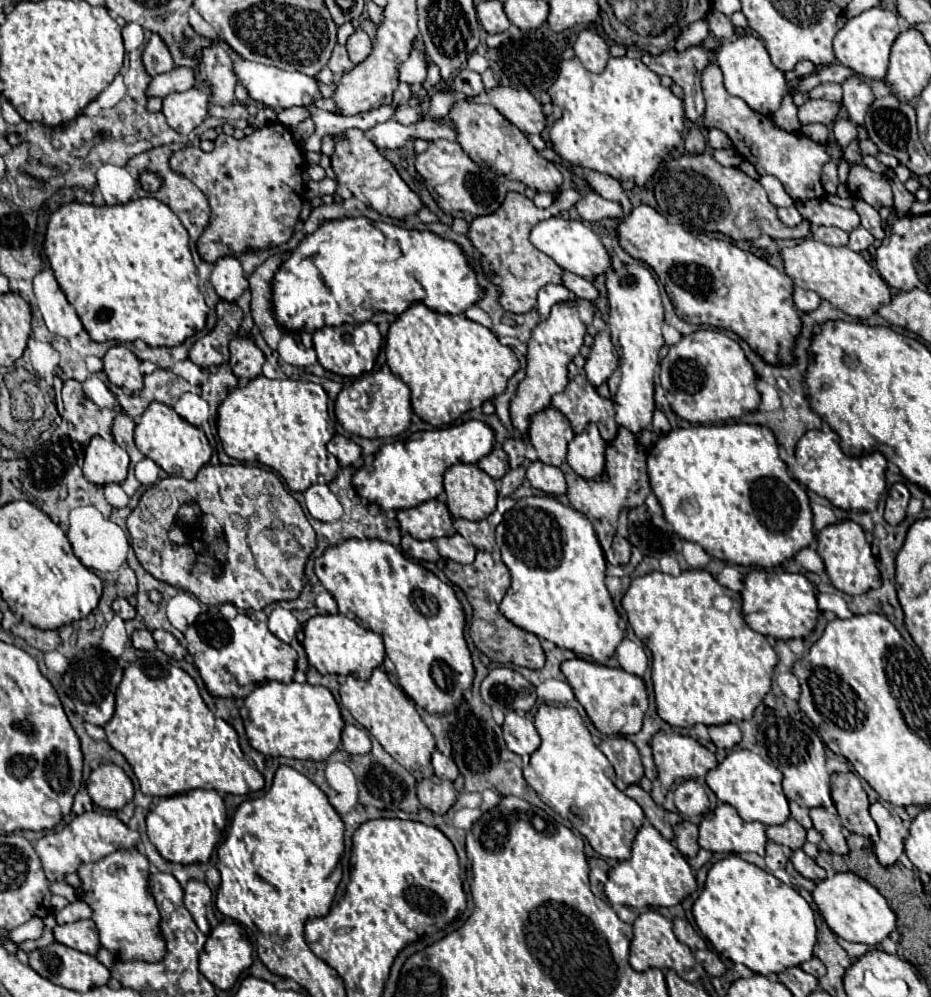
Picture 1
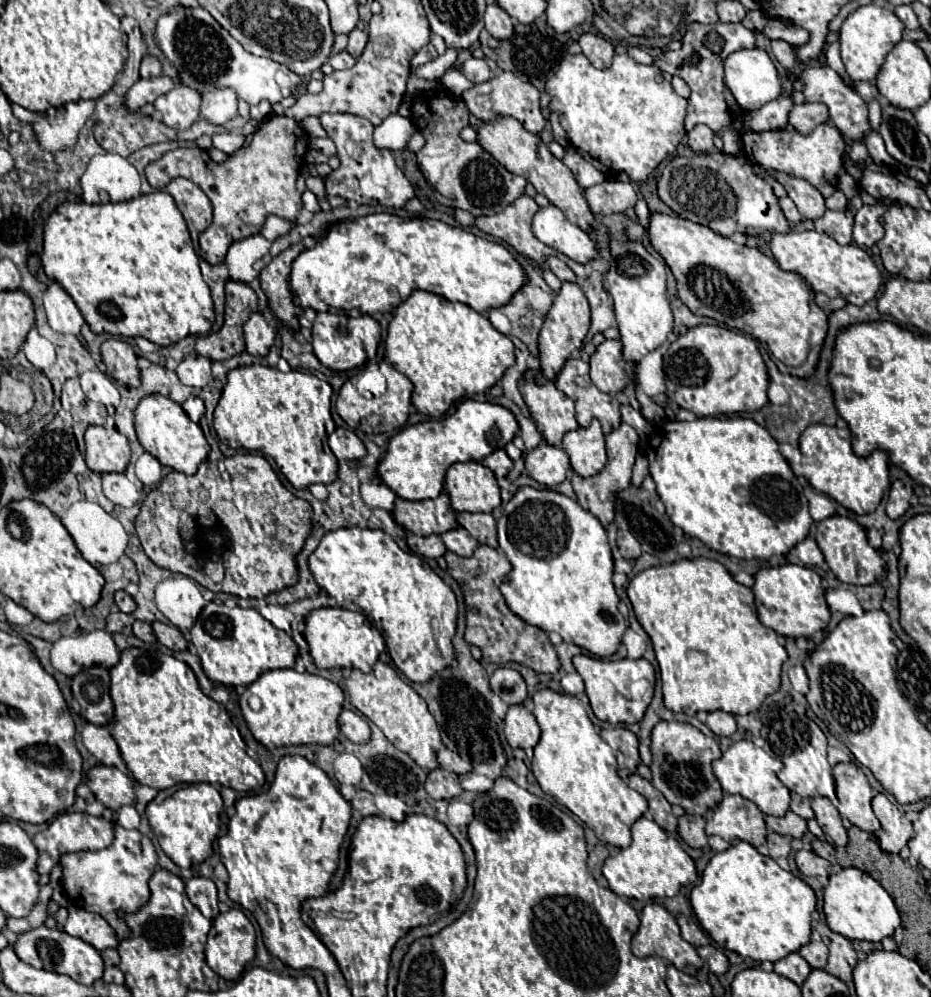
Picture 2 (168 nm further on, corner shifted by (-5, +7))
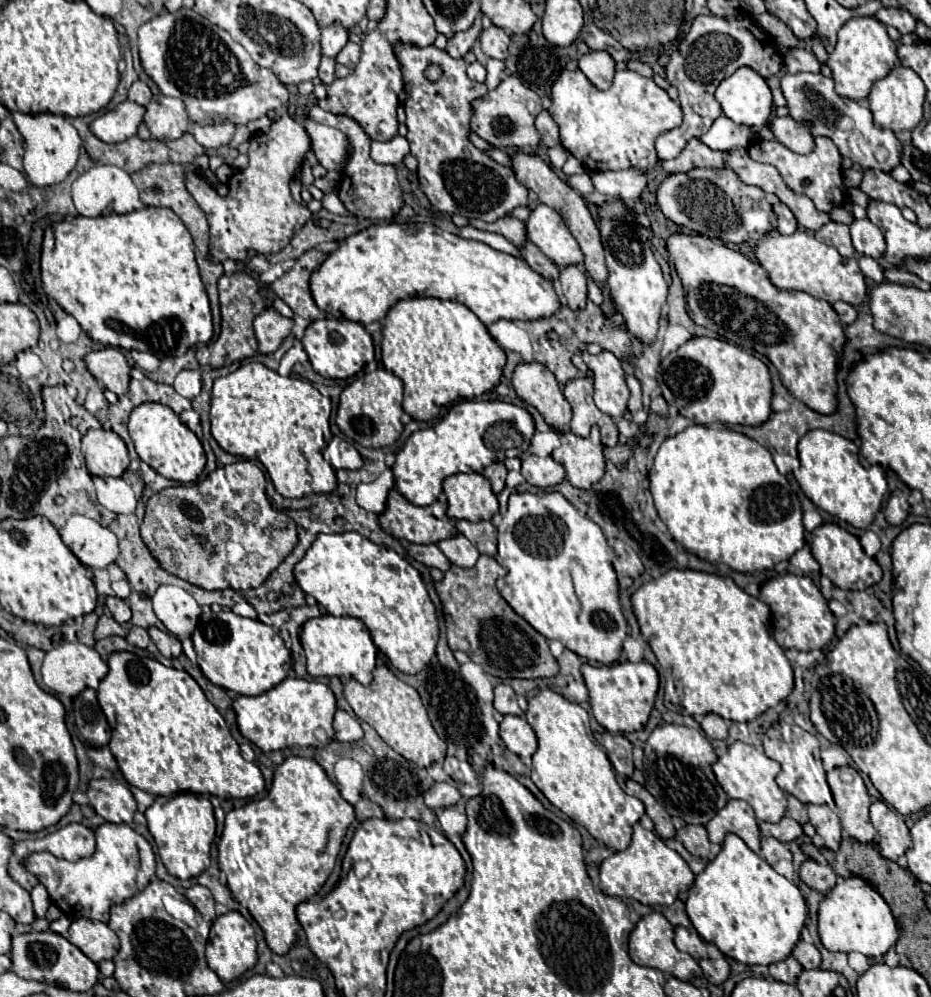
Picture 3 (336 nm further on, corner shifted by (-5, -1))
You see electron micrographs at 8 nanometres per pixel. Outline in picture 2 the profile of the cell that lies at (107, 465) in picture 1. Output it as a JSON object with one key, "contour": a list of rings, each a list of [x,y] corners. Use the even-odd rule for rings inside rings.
{"contour":[[[90,425],[84,435],[86,465],[96,473],[122,473],[130,461],[128,439],[114,427]]]}

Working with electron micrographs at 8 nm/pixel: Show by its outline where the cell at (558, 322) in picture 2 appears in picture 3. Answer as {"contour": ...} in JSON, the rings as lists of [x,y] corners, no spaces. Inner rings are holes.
{"contour":[[[576,265],[564,267],[560,271],[560,279],[558,279],[558,289],[566,299],[566,305],[576,311],[576,309],[584,309],[586,307],[586,277],[578,271]]]}

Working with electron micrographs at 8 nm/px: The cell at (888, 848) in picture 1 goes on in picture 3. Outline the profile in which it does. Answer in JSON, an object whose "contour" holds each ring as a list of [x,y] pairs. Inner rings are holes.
{"contour":[[[874,801],[870,805],[870,821],[878,831],[875,839],[882,857],[890,861],[898,861],[912,847],[910,831],[902,817],[894,809],[890,809],[884,801]]]}

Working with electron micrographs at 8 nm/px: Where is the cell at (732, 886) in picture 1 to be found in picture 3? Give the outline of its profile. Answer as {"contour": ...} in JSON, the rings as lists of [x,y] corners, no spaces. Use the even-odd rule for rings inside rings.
{"contour":[[[730,833],[726,835],[718,857],[710,861],[700,875],[696,875],[696,881],[688,891],[686,913],[698,935],[704,941],[714,943],[726,957],[746,965],[772,965],[792,955],[792,949],[800,941],[800,931],[806,923],[808,907],[800,889],[792,881],[776,873],[764,859],[750,851],[738,835]]]}

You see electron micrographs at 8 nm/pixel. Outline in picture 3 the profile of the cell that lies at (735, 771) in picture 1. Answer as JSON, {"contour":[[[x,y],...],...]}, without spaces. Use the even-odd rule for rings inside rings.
{"contour":[[[736,741],[728,747],[728,751],[712,765],[712,771],[720,783],[720,787],[726,791],[730,799],[742,799],[746,801],[756,817],[760,821],[778,823],[786,813],[786,793],[776,785],[776,775],[780,773],[780,765],[766,757],[764,753],[756,751],[752,745],[746,745],[742,741]]]}

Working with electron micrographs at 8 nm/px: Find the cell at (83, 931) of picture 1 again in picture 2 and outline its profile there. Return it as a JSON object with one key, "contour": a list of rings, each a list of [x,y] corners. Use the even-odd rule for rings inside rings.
{"contour":[[[68,907],[68,921],[64,925],[64,931],[90,943],[98,951],[104,951],[108,947],[118,947],[116,931],[110,927],[106,919],[102,919],[98,913],[90,913],[86,909]]]}

